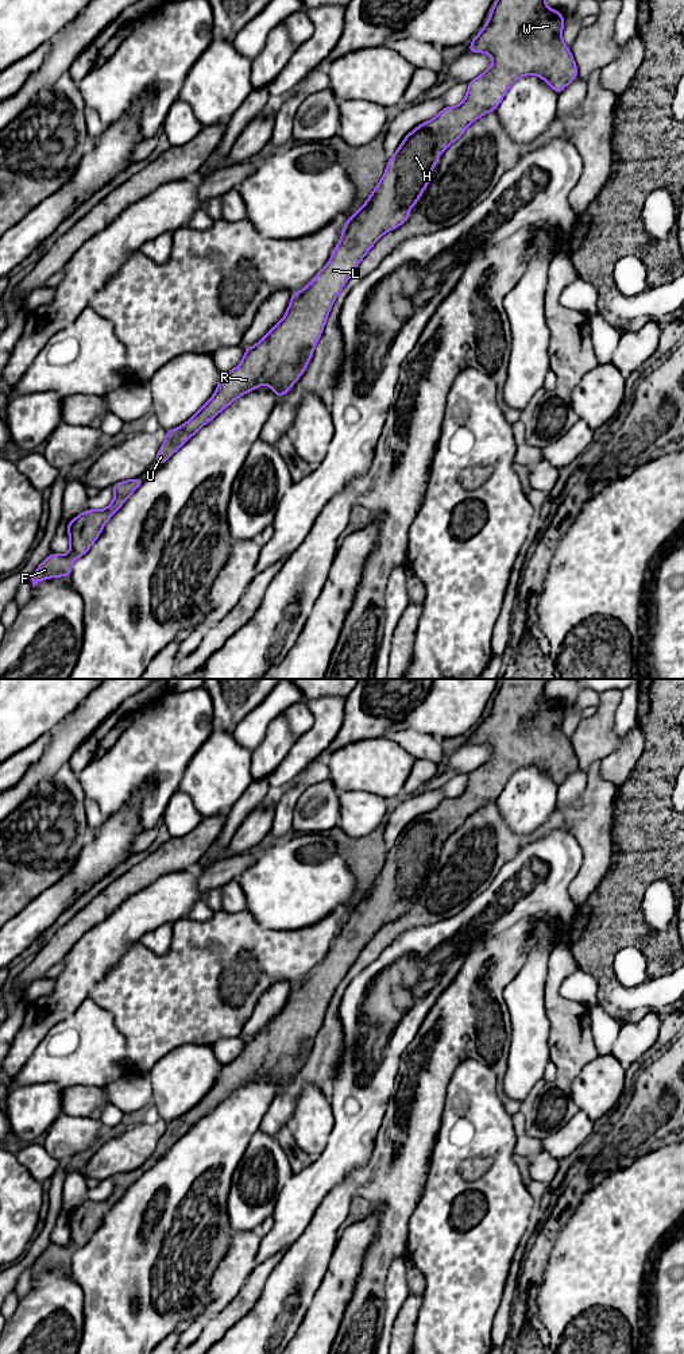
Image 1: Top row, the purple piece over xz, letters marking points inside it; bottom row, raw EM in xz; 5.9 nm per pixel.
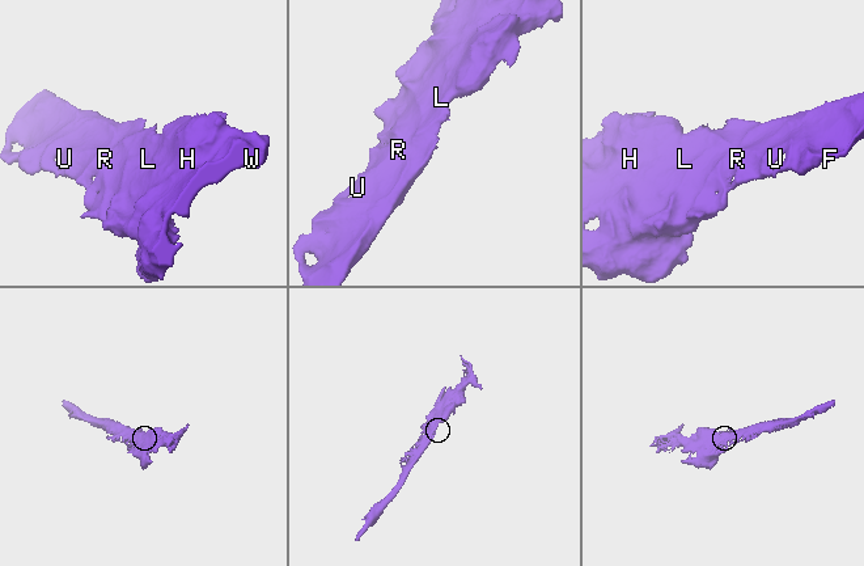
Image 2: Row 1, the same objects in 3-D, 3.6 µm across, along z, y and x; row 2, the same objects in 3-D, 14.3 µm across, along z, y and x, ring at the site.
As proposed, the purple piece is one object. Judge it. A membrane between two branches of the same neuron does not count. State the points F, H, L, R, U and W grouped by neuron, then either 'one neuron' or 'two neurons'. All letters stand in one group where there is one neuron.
F H L R U W; one neuron

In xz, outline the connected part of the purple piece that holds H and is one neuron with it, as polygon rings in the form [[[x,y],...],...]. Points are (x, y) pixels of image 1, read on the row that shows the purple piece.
[[[496,0],[490,19],[472,39],[467,53],[490,53],[492,65],[468,82],[464,101],[444,107],[432,120],[420,124],[390,157],[384,175],[372,194],[347,221],[341,239],[326,266],[301,292],[291,293],[285,317],[255,346],[244,350],[244,358],[232,371],[223,374],[210,400],[179,428],[166,431],[166,439],[155,456],[162,466],[200,428],[216,417],[231,402],[260,385],[273,387],[277,400],[287,393],[304,374],[322,333],[328,313],[352,271],[375,242],[386,232],[402,225],[430,181],[438,155],[463,135],[467,127],[487,112],[496,111],[510,85],[522,76],[536,74],[560,93],[579,76],[569,47],[563,42],[564,15],[545,5],[545,0]]]

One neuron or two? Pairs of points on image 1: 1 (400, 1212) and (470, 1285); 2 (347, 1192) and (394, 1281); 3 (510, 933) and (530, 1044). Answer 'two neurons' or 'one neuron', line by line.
1: two neurons
2: two neurons
3: two neurons

